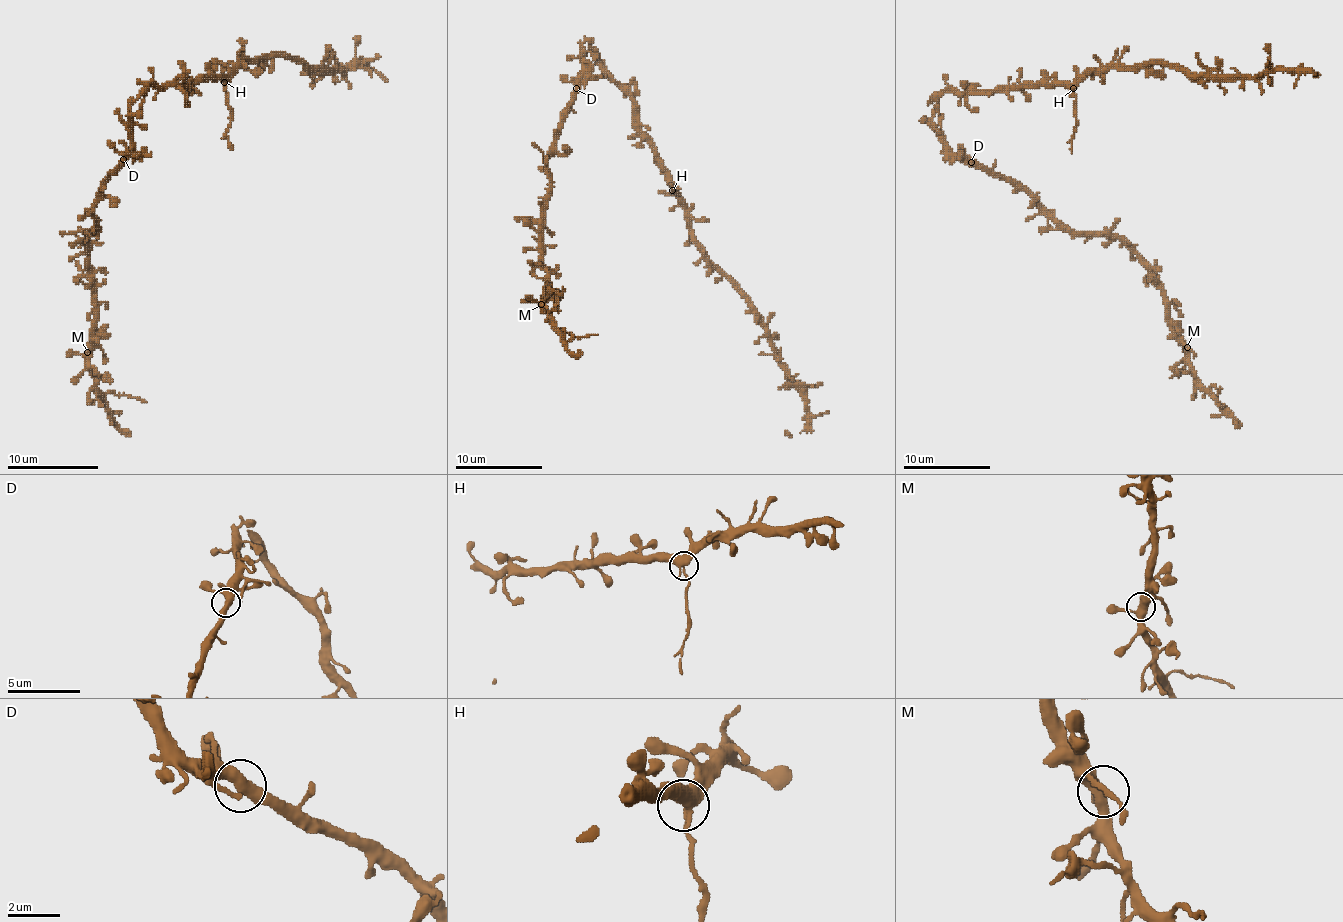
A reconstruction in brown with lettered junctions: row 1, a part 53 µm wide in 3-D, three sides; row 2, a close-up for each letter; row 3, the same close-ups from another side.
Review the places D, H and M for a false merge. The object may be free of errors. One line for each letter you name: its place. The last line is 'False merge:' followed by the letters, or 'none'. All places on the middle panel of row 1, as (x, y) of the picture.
H: place (672, 190)
False merge: H

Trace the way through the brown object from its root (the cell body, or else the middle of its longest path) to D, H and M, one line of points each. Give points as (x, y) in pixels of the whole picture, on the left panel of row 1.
D: (133, 104), (130, 152), (123, 159)
H: (133, 104), (142, 102), (149, 86), (180, 86), (208, 79), (224, 81)
M: (133, 104), (130, 147), (103, 181), (103, 195), (94, 204), (96, 229), (89, 236), (94, 345), (87, 352)

